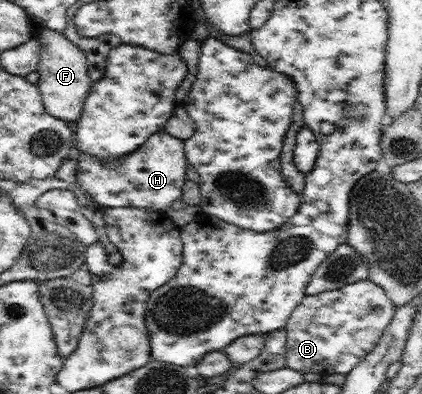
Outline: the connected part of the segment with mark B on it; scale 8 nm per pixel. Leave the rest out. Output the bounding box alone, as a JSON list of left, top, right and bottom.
[286,280,397,376]

